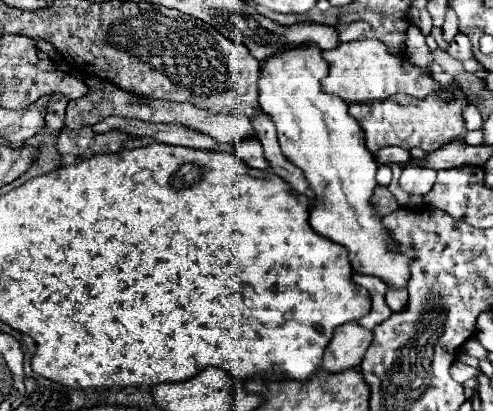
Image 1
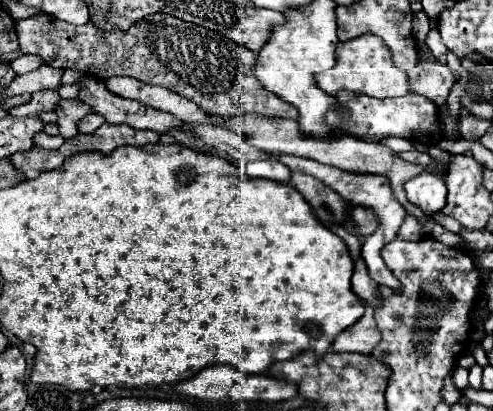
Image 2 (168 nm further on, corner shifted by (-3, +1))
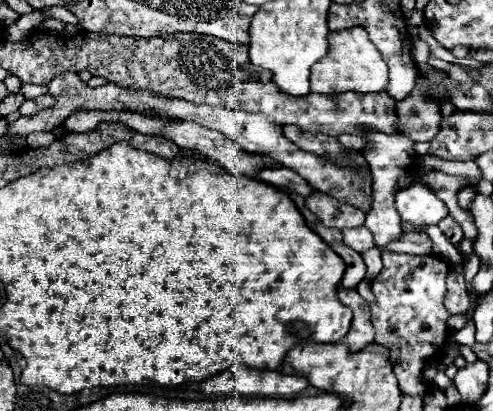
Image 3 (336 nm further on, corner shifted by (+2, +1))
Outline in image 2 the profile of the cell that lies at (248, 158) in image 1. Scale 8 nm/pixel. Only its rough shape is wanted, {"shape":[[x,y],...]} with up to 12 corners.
{"shape":[[275,157],[247,163],[251,177],[289,181],[289,167]]}

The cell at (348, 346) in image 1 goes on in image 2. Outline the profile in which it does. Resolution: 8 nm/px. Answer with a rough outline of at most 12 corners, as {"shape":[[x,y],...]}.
{"shape":[[373,307],[341,331],[333,351],[369,355],[381,341]]}

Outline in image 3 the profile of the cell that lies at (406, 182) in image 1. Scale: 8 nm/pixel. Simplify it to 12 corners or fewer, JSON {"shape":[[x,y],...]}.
{"shape":[[418,183],[396,193],[396,211],[414,227],[438,225],[448,209]]}

